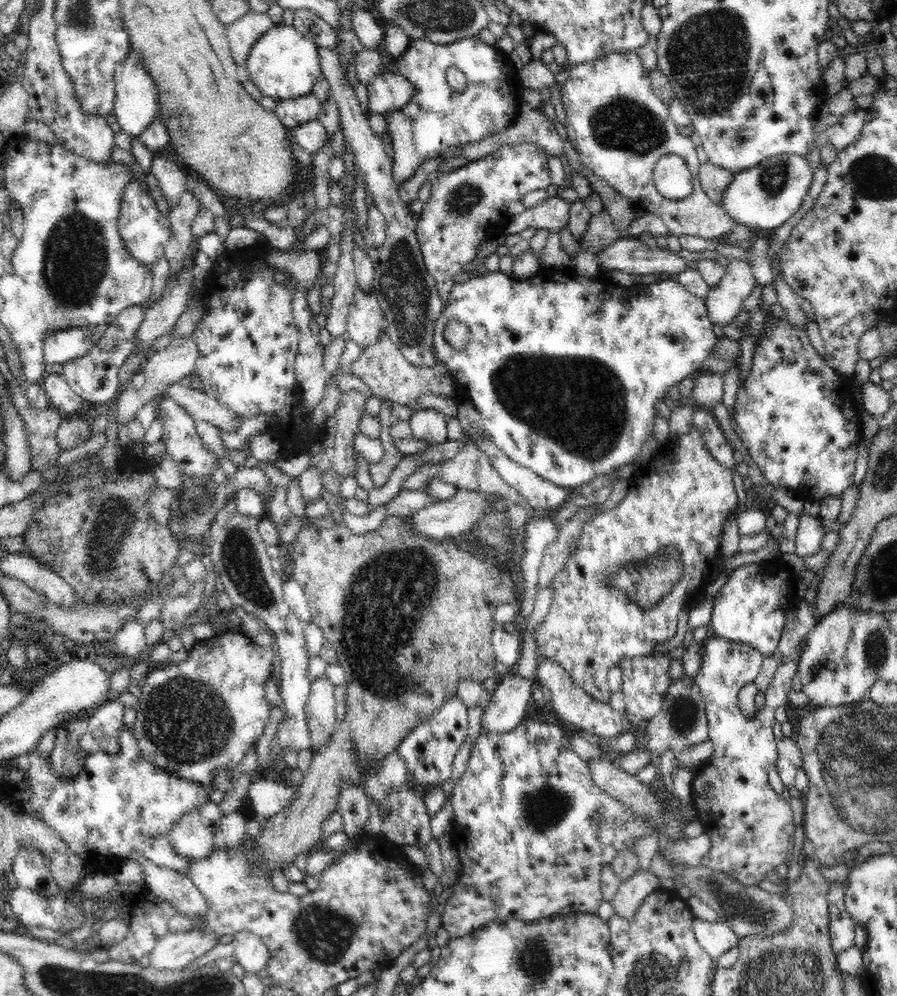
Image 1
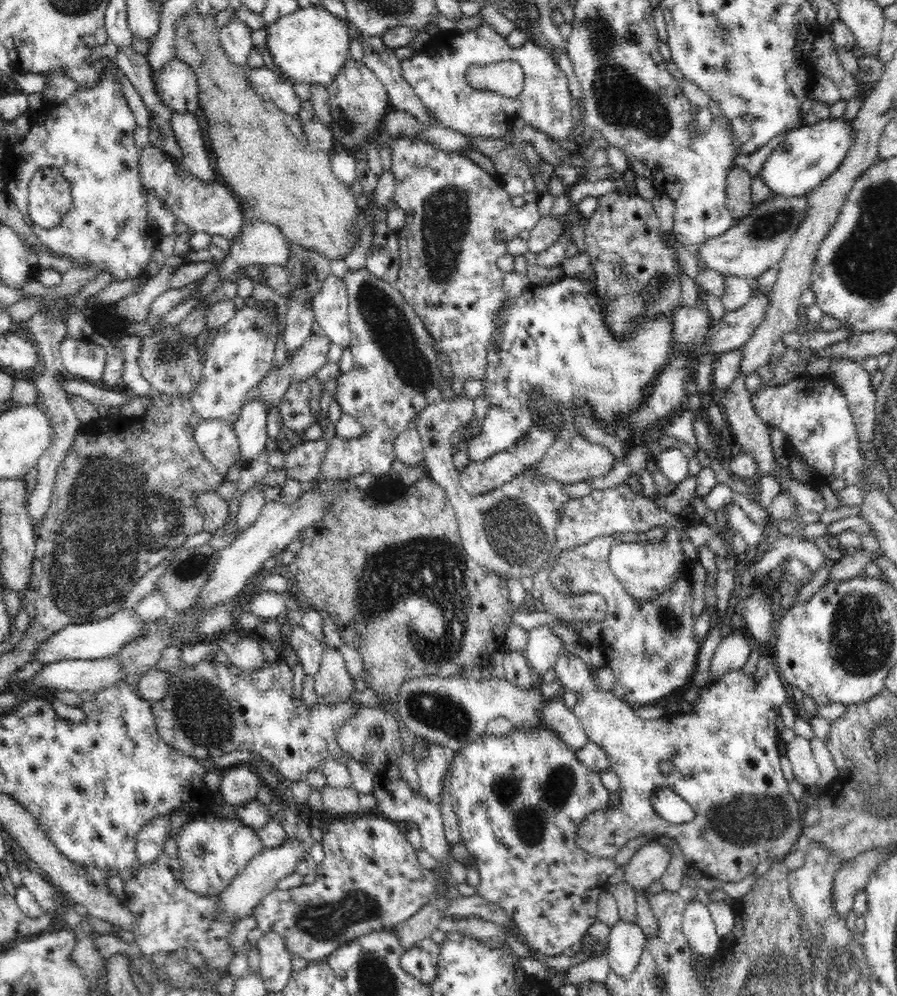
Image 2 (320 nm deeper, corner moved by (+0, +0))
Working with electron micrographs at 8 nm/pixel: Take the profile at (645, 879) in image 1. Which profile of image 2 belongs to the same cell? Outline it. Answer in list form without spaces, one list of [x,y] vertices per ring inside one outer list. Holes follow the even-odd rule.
[[[618,920],[611,926],[606,956],[611,969],[620,976],[634,972],[647,938],[636,922]]]

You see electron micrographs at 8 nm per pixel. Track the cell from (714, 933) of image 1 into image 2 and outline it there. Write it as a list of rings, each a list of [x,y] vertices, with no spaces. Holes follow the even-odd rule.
[[[692,900],[686,904],[686,910],[683,914],[682,930],[684,936],[689,940],[689,943],[693,946],[693,951],[696,955],[708,955],[708,957],[714,957],[721,945],[721,937],[717,934],[717,928],[713,921],[713,916],[709,911],[709,908],[700,903],[698,900]]]

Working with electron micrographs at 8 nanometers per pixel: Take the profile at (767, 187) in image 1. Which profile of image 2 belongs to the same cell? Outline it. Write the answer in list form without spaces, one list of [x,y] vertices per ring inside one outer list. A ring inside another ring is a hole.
[[[844,117],[837,120],[828,118],[788,132],[784,140],[768,156],[758,174],[769,186],[771,196],[808,195],[838,170],[854,140],[852,121],[844,119]]]

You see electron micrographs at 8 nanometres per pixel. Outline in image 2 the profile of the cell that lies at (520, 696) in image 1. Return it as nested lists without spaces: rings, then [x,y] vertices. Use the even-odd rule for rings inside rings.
[[[543,624],[533,628],[529,632],[529,642],[527,643],[524,652],[526,661],[528,662],[528,665],[530,665],[530,669],[532,668],[536,674],[542,676],[546,670],[553,668],[556,660],[558,660],[558,658],[565,652],[565,646],[565,643],[560,638],[556,637],[556,633],[552,631],[550,624]]]

